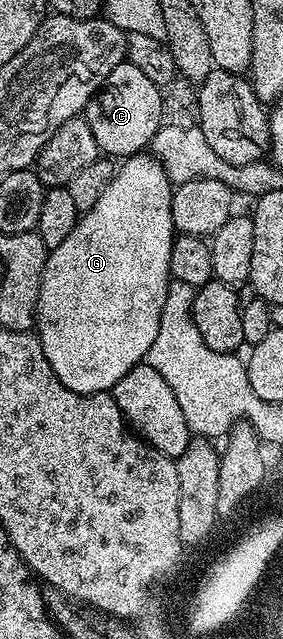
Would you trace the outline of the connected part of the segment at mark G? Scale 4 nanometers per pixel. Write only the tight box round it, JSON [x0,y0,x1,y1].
[34,152,174,393]

